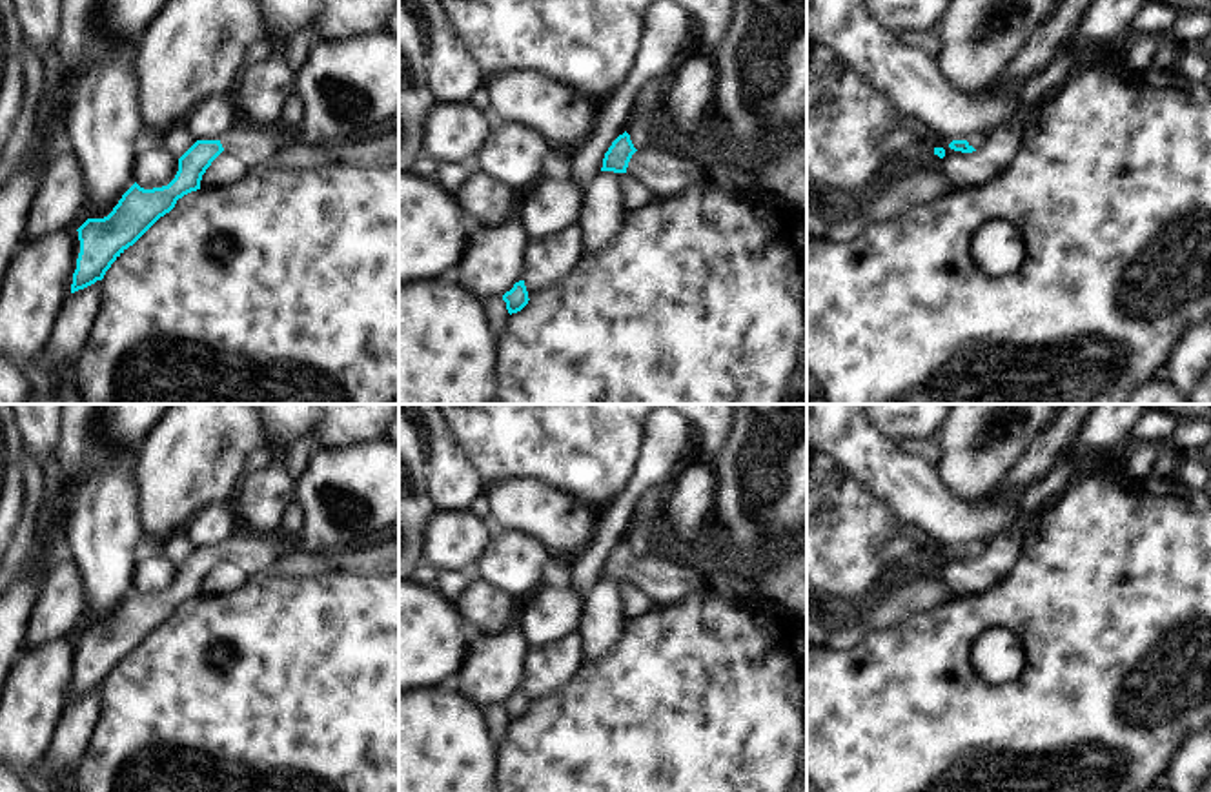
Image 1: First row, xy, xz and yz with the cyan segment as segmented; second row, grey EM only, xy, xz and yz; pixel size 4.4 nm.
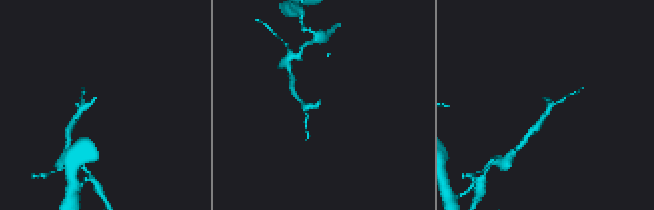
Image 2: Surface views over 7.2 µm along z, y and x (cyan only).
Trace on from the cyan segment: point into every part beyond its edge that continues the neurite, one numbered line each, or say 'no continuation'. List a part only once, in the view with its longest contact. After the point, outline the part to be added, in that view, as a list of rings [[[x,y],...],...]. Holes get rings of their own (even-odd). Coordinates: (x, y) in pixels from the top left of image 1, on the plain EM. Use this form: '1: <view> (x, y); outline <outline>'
1: xz (667, 583); outline [[[650,553],[632,563],[626,581],[657,606],[677,604],[710,588],[708,575]]]

